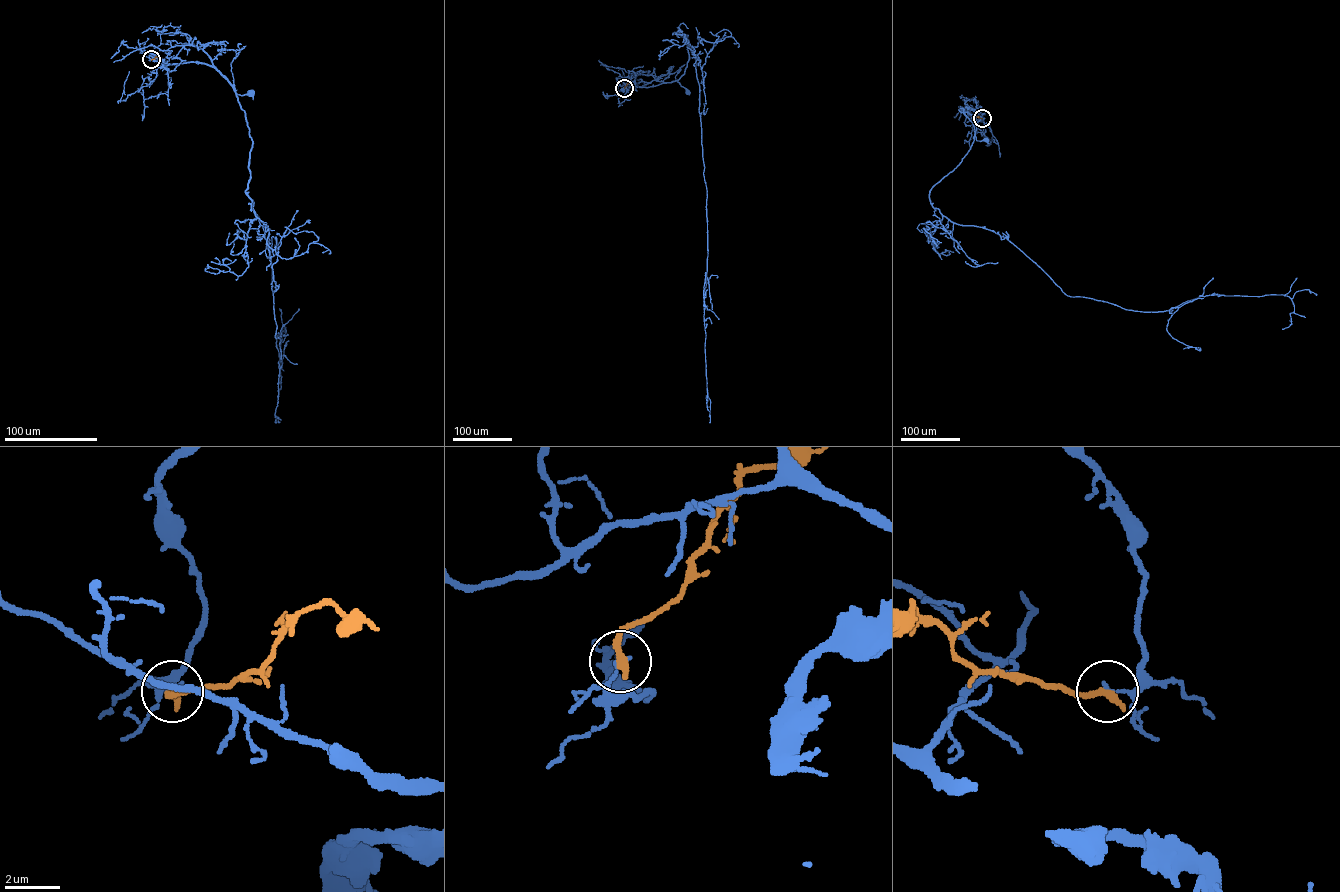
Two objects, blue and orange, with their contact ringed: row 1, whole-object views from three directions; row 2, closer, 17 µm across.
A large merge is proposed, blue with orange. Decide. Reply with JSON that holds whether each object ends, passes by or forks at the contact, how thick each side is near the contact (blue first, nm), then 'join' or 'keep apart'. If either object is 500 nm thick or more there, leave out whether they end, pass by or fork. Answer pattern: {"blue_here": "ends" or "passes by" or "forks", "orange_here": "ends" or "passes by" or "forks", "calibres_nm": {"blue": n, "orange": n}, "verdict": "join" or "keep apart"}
{"blue_here": "passes by", "orange_here": "ends", "calibres_nm": {"blue": 80, "orange": 360}, "verdict": "keep apart"}

